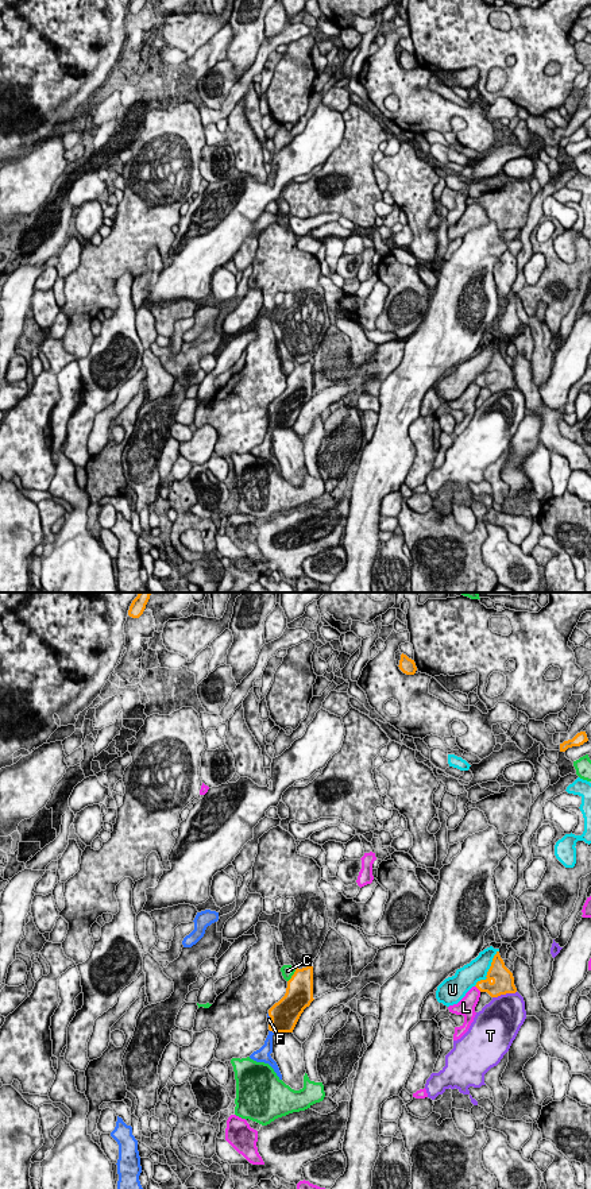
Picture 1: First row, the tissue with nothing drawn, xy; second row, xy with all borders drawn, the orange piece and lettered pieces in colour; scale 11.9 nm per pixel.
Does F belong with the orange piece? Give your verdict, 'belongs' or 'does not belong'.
belongs

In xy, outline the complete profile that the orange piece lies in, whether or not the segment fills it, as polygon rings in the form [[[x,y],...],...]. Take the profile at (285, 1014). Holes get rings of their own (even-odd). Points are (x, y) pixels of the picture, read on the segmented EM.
[[[313,966],[297,968],[287,981],[285,996],[269,1010],[269,1035],[264,1045],[254,1051],[250,1058],[269,1063],[279,1080],[282,1080],[282,1074],[270,1055],[273,1053],[273,1035],[275,1032],[293,1032],[301,1014],[313,1000]]]

